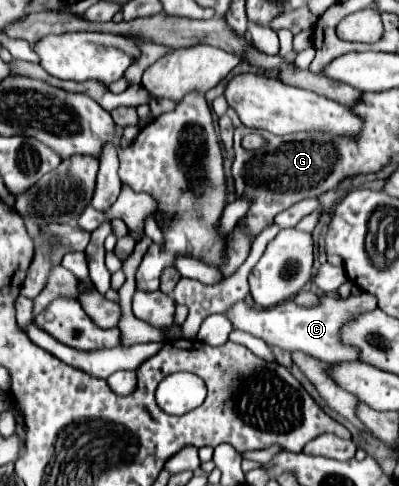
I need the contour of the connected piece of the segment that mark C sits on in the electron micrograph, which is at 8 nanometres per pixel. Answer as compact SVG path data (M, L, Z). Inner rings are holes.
M362 292L358 298L352 300L340 300L332 294L322 296L320 306L316 308L293 308L293 301L288 300L270 310L260 310L260 308L248 308L244 302L234 304L226 316L230 318L232 326L236 330L254 334L268 342L268 346L278 346L288 352L304 352L310 354L322 362L354 362L360 358L360 350L356 346L344 344L340 338L342 326L350 322L354 316L372 312L376 308L376 298L372 294Z

